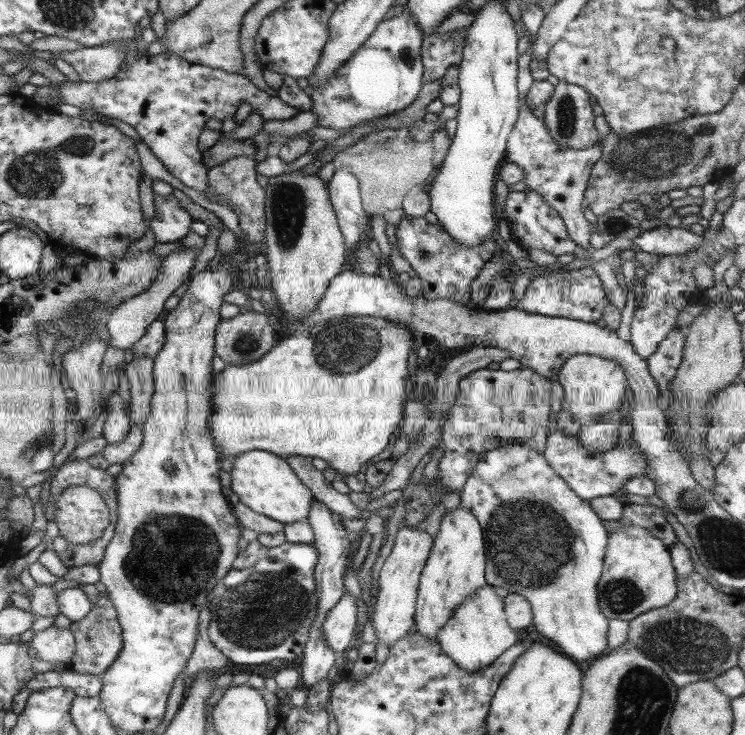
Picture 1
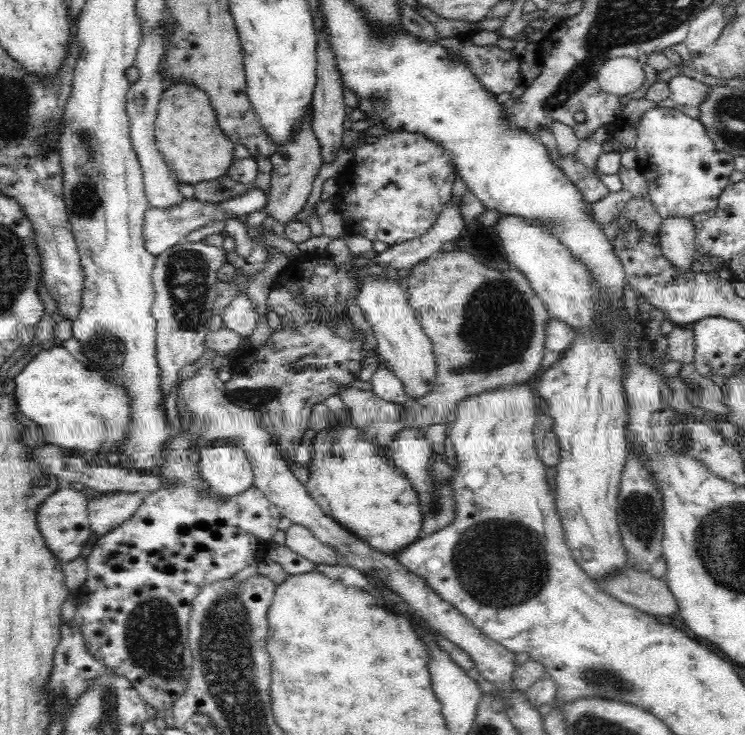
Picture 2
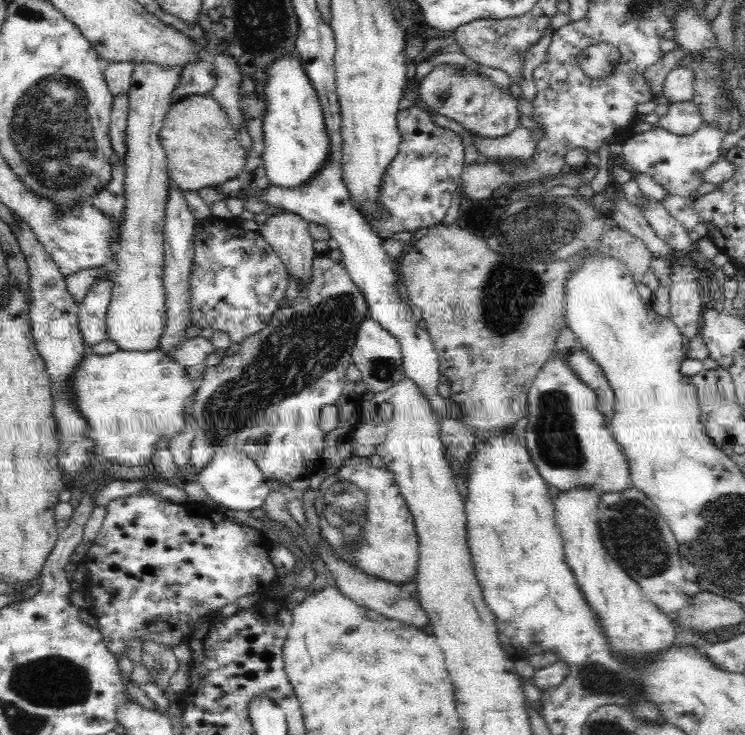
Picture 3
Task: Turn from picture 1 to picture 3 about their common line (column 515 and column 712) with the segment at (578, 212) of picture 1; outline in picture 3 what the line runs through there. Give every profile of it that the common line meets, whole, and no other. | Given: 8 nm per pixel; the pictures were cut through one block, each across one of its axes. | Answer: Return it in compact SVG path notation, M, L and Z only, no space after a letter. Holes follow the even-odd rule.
M715 122L696 129L688 137L676 136L674 132L655 126L621 143L620 161L633 172L648 174L667 190L668 195L662 200L663 206L678 221L682 221L689 233L699 223L699 214L693 208L694 198L689 195L702 184L699 176L704 170L723 157L721 147L724 136L721 130L715 128Z

